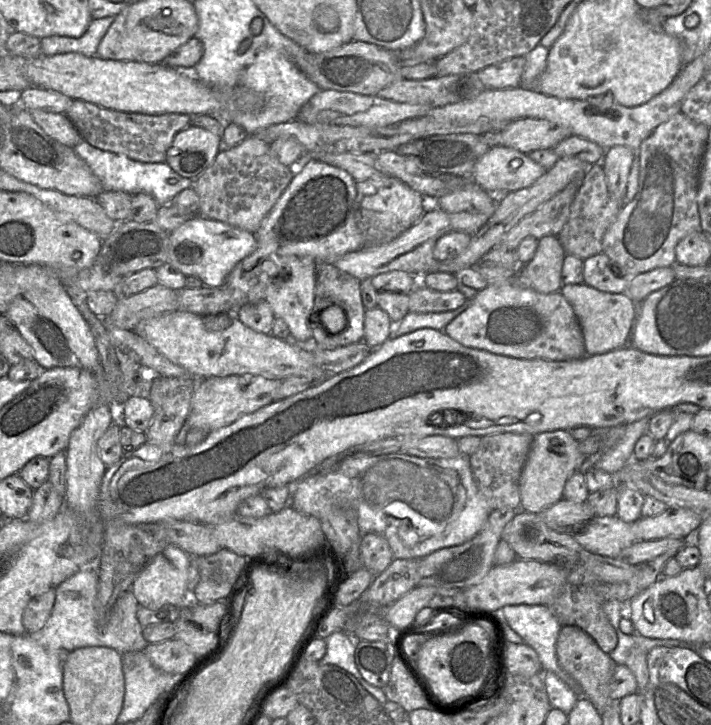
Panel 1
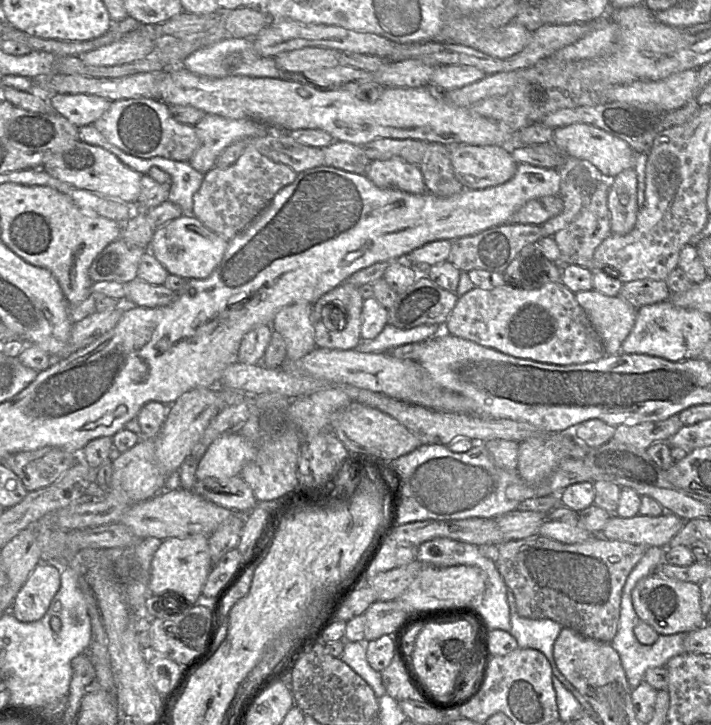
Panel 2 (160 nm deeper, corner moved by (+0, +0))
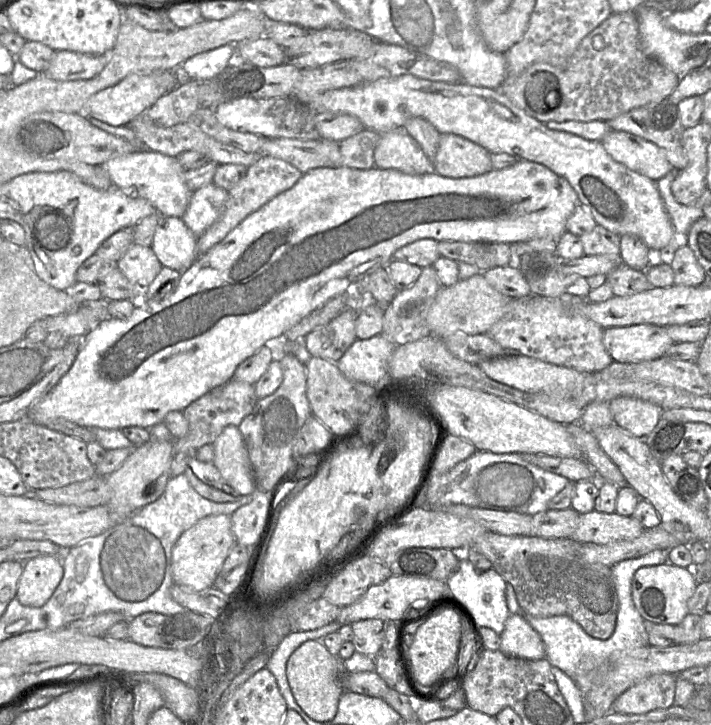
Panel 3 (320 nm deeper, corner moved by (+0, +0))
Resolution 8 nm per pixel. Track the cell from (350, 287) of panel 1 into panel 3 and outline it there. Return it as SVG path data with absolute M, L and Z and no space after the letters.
M344 310L328 324L319 326L305 337L310 357L337 362L357 340L355 321L358 313Z

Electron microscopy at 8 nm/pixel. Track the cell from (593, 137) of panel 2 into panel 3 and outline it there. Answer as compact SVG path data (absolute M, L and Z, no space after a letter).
M608 131L600 140L617 162L654 181L675 170L656 144L624 131Z

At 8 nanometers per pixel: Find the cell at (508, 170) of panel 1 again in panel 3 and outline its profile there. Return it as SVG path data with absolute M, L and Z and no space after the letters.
M443 133L432 169L449 178L472 177L493 169L490 152L462 136Z

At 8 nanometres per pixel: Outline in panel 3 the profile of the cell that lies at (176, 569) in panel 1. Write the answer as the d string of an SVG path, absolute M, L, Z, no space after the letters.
M220 514L200 519L182 533L173 547L171 569L174 584L188 586L196 591L212 587L235 544L235 537L231 529L231 516Z

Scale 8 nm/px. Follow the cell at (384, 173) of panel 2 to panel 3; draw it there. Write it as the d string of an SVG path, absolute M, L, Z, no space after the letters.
M402 126L381 134L374 151L374 167L420 175L432 170L432 162Z

